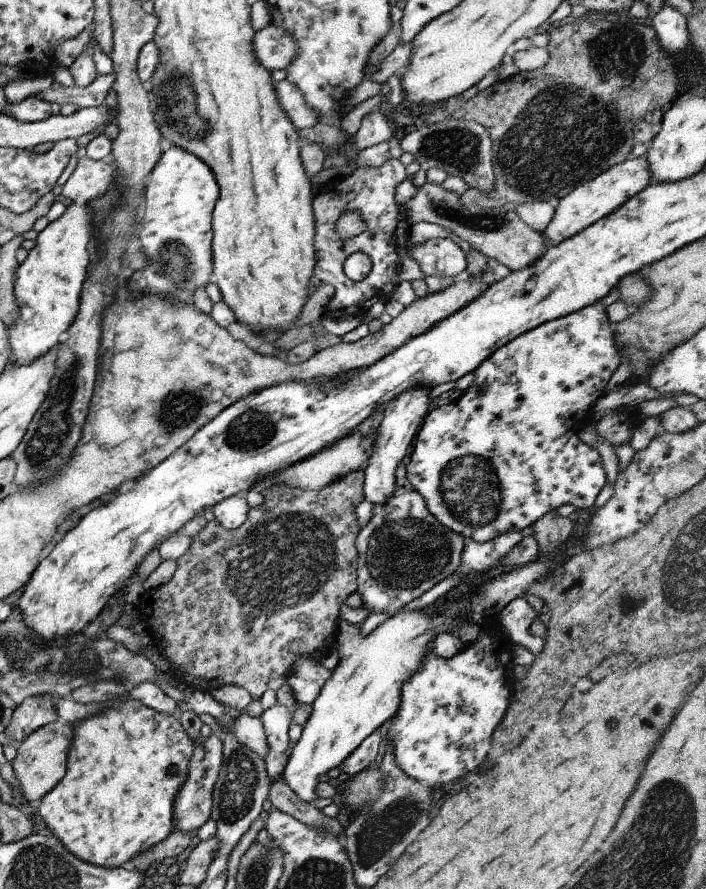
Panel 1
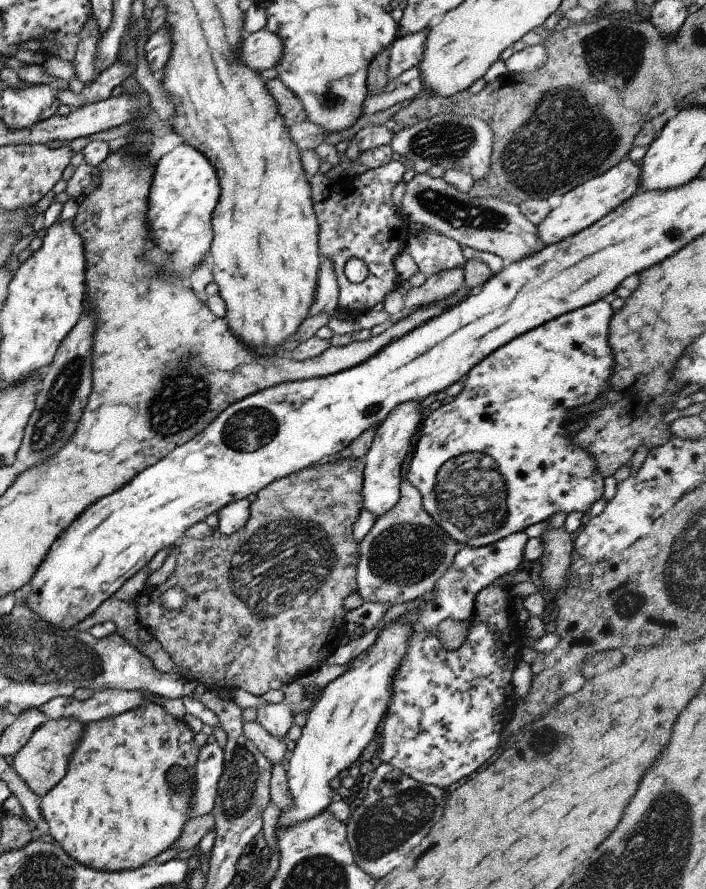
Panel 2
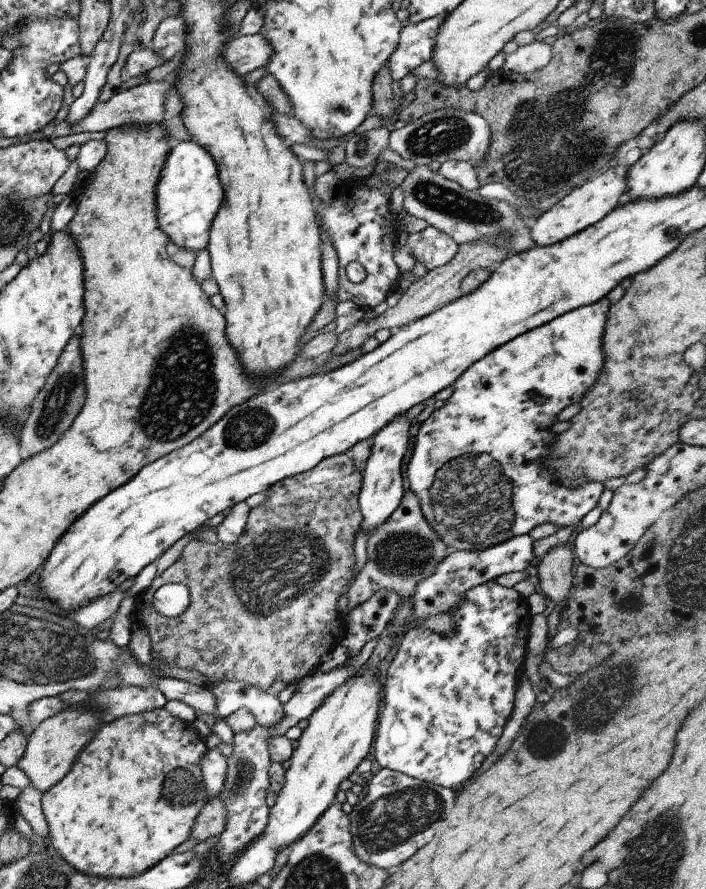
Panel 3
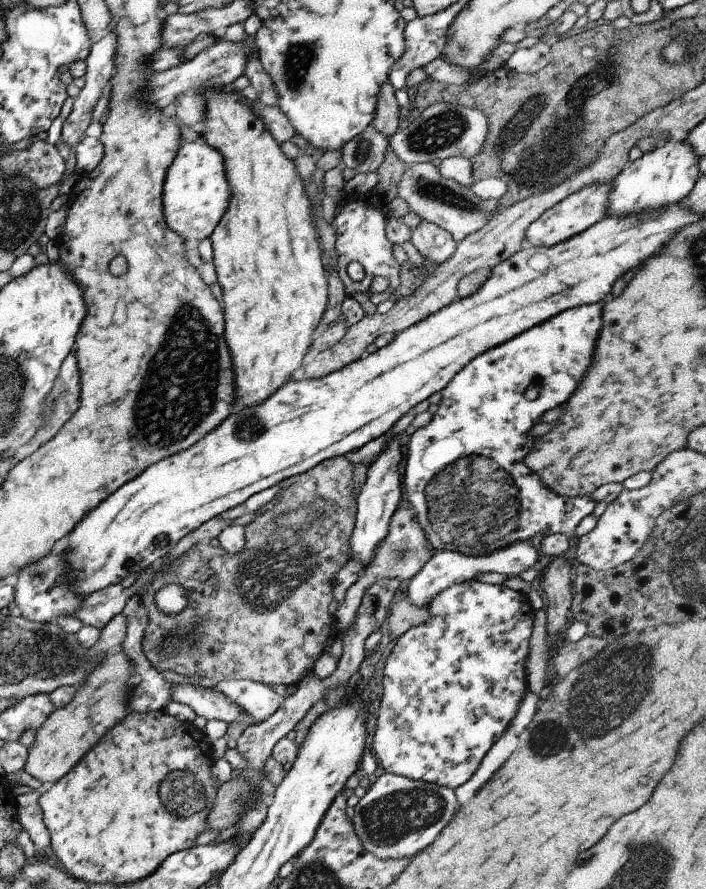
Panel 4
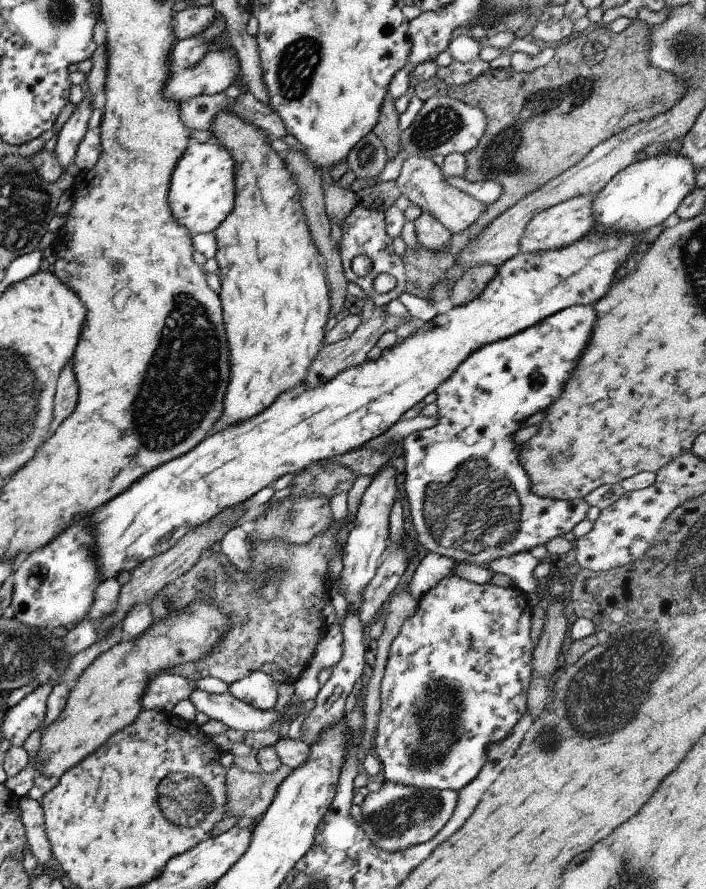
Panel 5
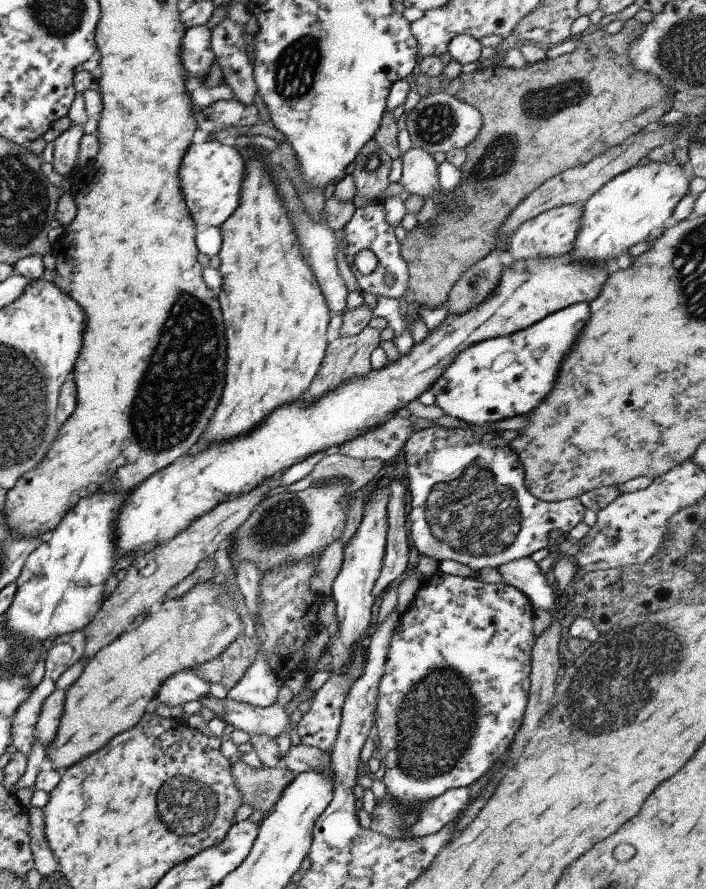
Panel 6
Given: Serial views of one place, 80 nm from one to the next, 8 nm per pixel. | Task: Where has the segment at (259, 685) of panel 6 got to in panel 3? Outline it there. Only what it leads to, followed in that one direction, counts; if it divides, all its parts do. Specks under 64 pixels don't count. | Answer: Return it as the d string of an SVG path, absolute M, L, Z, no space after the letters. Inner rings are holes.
M223 681L209 686L216 700L216 713L226 717L237 708L247 708L257 725L274 727L283 716L276 696L237 681Z

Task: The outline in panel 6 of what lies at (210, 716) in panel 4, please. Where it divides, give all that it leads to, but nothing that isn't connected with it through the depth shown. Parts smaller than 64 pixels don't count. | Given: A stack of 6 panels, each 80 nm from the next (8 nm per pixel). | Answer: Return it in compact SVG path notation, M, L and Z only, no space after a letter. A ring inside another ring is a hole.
M211 695L200 698L201 706L209 708L216 718L233 729L246 732L249 737L253 734L265 734L276 738L279 734L289 734L295 725L289 720L289 714L284 712L284 706L271 704L269 707L255 707L246 703L235 702L231 698L219 700Z

